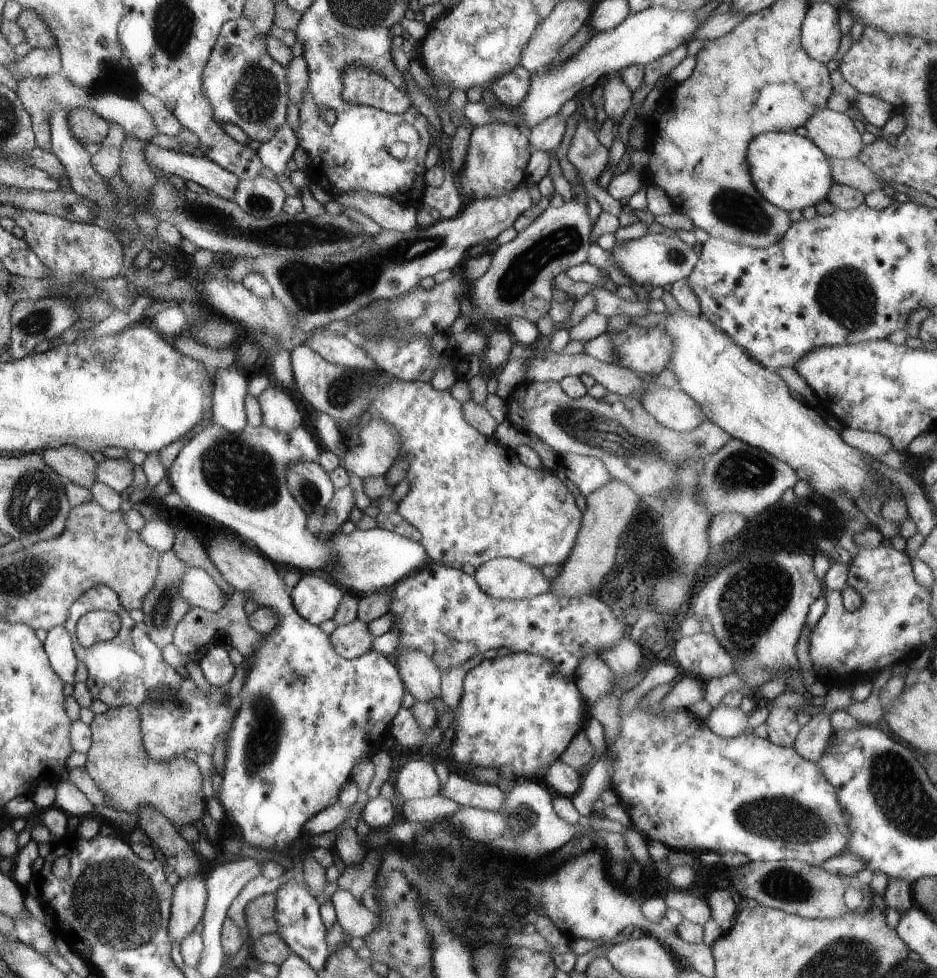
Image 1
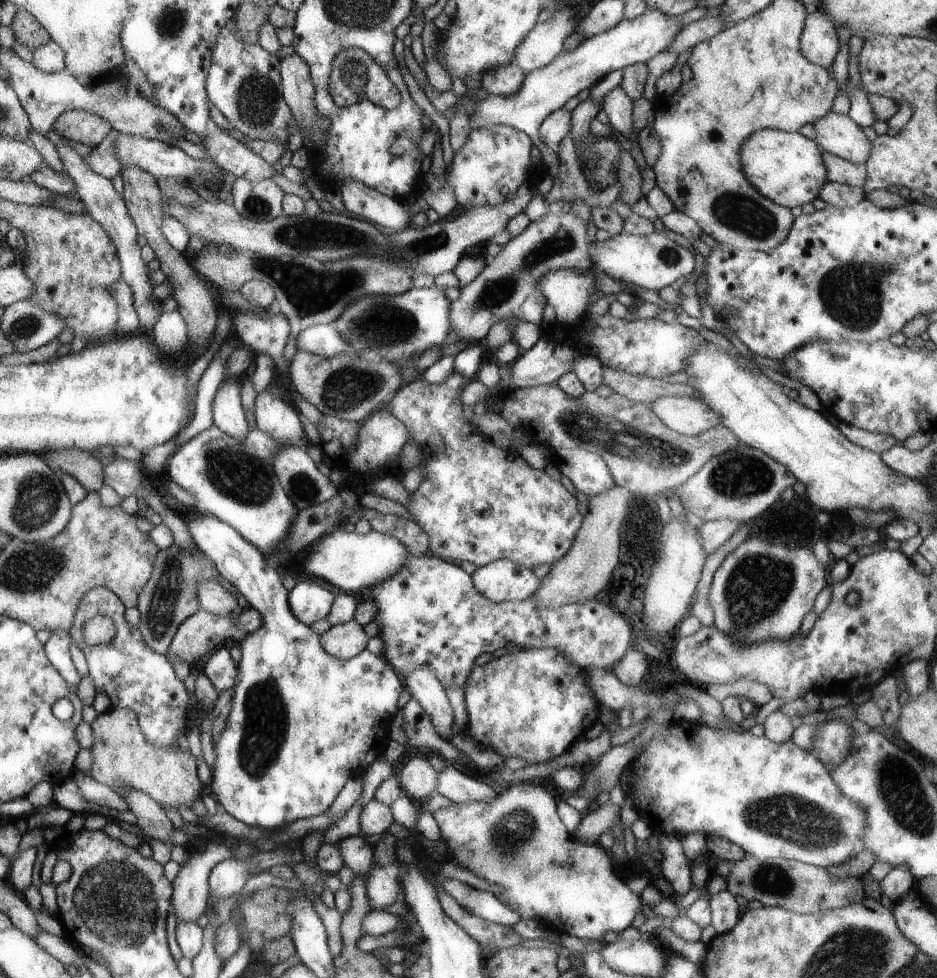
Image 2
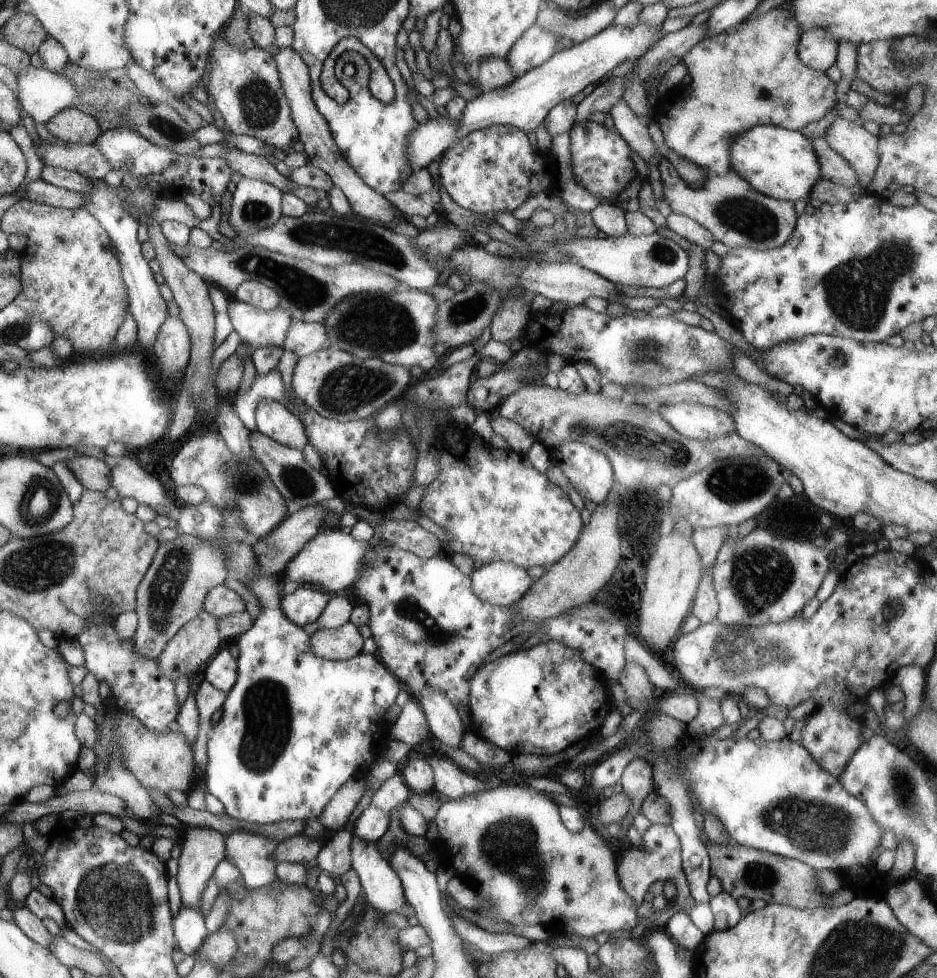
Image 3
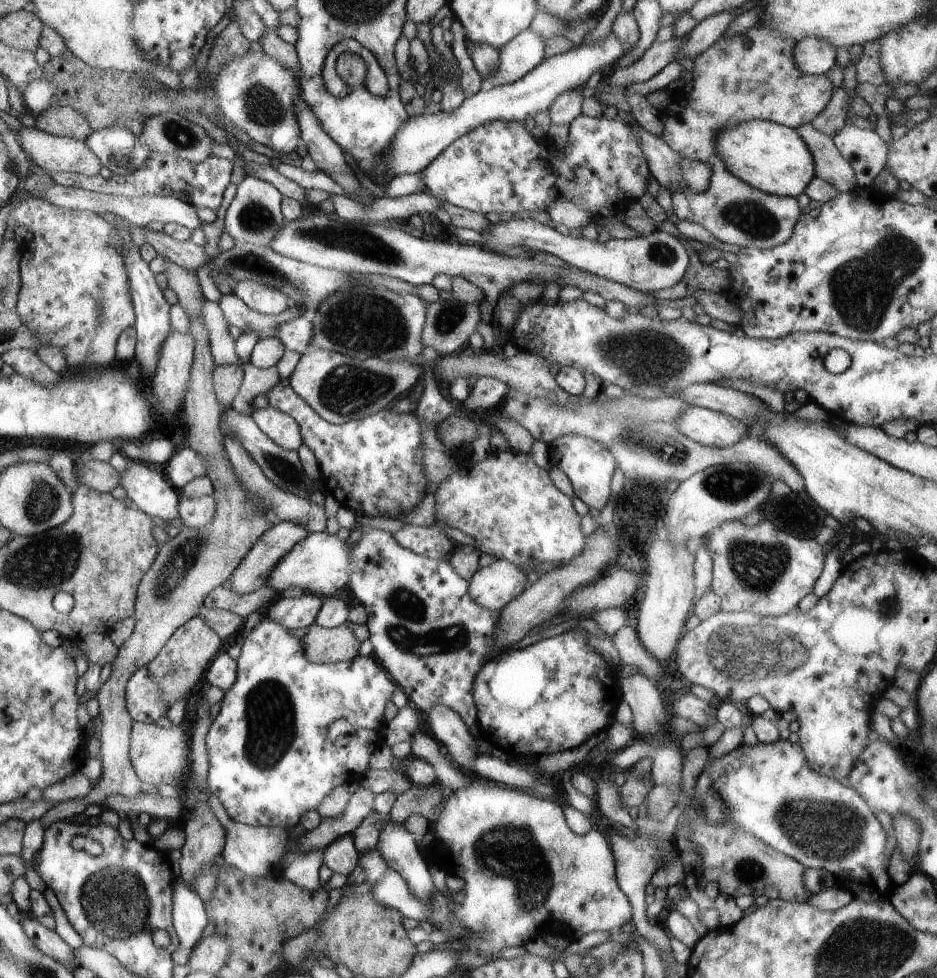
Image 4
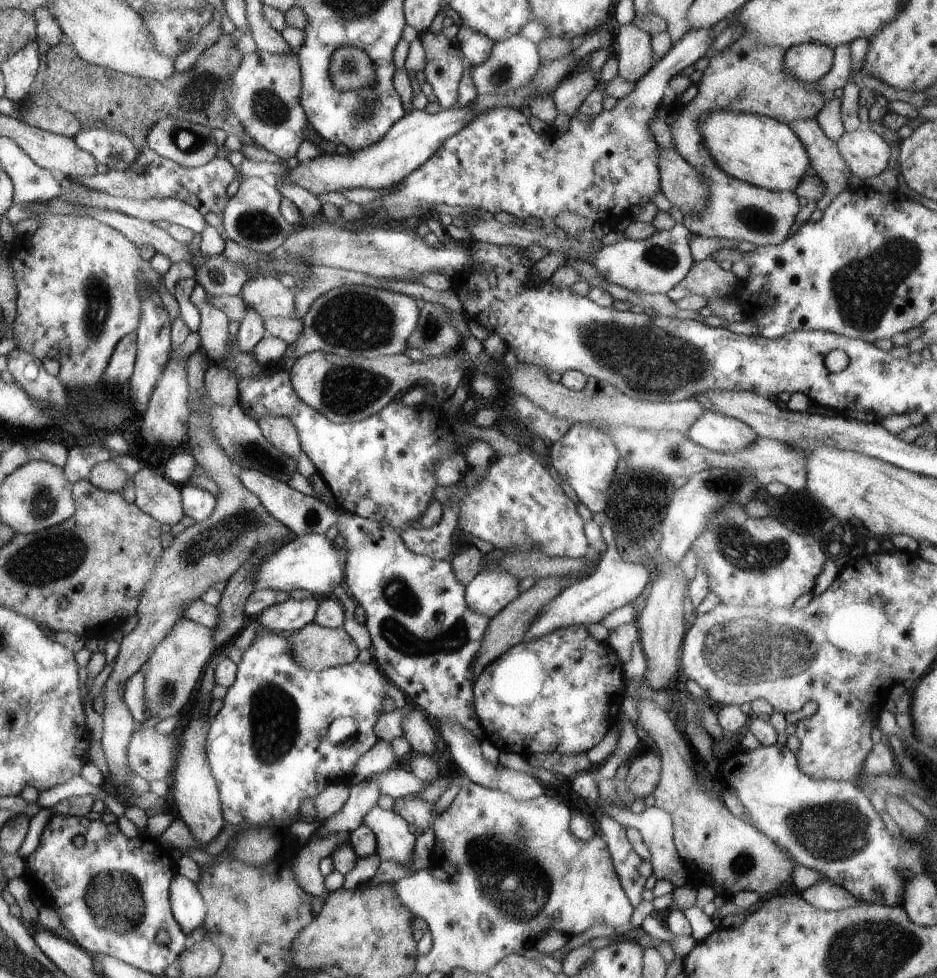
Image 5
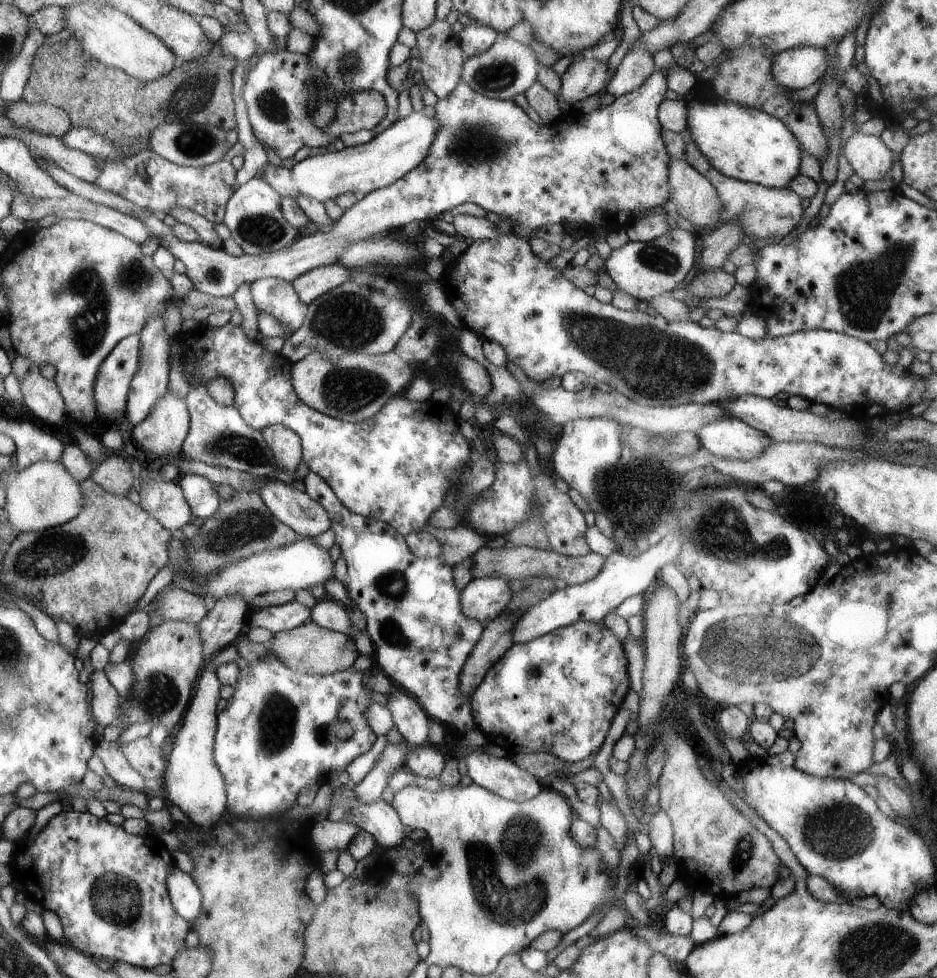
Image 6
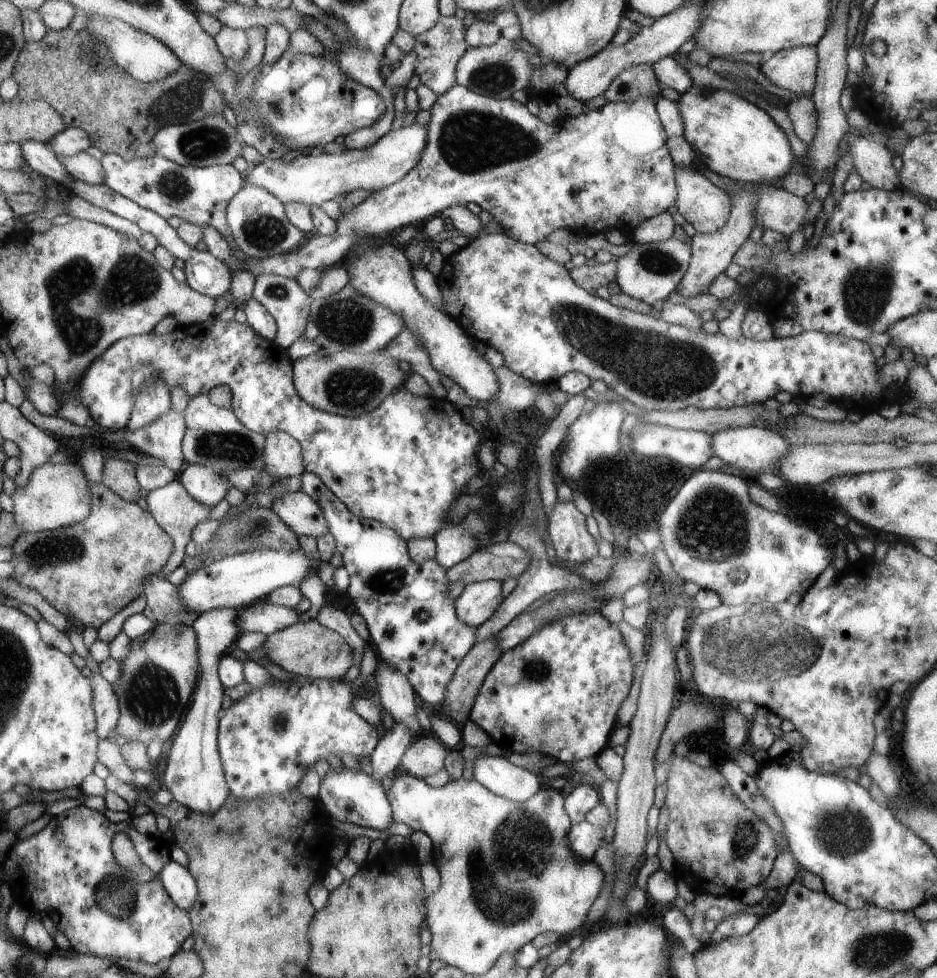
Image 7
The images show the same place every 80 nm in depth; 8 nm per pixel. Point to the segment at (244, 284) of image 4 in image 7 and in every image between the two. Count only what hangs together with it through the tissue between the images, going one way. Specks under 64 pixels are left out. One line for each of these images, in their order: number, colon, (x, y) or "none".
5: (271, 297)
6: (277, 297)
7: (284, 298)

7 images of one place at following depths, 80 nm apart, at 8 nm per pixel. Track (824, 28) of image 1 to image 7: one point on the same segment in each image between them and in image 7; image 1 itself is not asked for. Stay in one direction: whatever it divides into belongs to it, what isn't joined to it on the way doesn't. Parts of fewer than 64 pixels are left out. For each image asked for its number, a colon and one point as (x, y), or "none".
2: (819, 44)
3: (817, 49)
4: (813, 56)
5: (809, 62)
6: (800, 67)
7: (794, 69)

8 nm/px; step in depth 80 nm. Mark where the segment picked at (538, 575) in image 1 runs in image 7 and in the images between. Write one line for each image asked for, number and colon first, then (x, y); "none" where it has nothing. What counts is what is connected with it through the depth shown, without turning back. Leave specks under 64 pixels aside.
2: (501, 580)
3: (500, 583)
4: (493, 587)
5: (490, 591)
6: (484, 599)
7: (477, 602)

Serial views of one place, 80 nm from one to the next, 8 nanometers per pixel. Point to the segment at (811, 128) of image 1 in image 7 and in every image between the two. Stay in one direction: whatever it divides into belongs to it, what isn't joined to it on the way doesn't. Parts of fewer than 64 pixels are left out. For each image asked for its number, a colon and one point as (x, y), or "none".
2: (838, 134)
3: (852, 141)
4: (864, 149)
5: (866, 154)
6: (871, 159)
7: (873, 162)

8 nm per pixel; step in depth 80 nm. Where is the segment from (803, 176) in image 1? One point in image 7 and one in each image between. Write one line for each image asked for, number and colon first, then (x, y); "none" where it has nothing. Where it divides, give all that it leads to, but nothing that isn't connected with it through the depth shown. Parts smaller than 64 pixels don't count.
2: (785, 167)
3: (780, 163)
4: (771, 157)
5: (756, 149)
6: (743, 143)
7: (731, 136)

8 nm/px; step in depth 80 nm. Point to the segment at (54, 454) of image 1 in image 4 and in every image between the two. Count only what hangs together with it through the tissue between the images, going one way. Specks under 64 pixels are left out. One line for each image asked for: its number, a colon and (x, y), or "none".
2: (87, 470)
3: (95, 475)
4: (98, 475)

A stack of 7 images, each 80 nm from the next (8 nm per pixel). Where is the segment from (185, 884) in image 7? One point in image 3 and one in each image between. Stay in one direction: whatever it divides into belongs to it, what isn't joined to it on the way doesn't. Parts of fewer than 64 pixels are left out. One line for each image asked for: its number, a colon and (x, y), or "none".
3: (190, 929)
4: (190, 913)
5: (187, 904)
6: (185, 895)

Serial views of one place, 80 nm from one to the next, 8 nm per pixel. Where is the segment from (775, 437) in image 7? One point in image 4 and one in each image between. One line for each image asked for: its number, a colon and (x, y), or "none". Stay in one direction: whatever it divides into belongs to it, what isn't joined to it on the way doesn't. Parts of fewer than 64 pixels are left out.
4: (703, 426)
5: (716, 432)
6: (732, 438)

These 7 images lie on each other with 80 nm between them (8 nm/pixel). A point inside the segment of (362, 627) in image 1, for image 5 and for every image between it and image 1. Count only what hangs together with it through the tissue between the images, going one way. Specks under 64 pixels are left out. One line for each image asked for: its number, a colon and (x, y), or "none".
2: (347, 640)
3: (338, 644)
4: (321, 645)
5: (314, 647)

